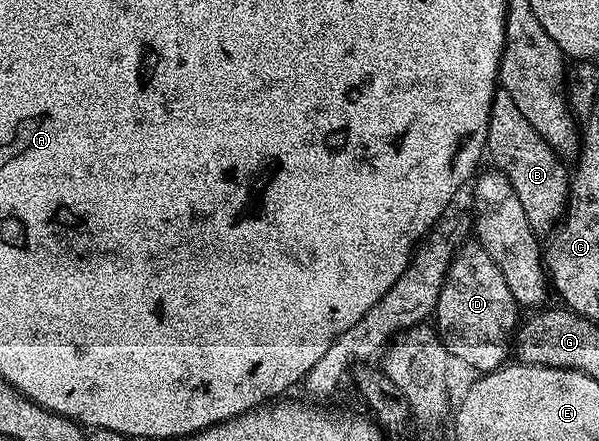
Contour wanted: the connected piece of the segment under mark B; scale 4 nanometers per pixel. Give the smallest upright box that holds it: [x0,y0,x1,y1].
[485,93,571,235]

